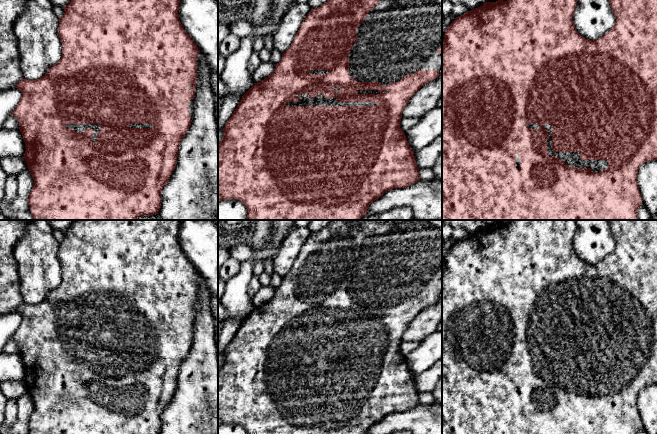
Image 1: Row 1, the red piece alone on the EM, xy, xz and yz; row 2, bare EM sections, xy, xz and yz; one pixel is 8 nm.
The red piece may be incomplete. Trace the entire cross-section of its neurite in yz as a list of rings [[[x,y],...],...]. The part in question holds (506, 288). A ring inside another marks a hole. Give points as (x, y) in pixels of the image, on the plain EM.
[[[513,220],[513,221],[512,221],[512,222],[510,222],[510,223],[509,223],[509,224],[507,224],[507,225],[503,225],[503,224],[498,224],[498,225],[497,225],[497,226],[485,226],[485,227],[484,227],[484,228],[483,228],[483,229],[482,229],[482,230],[480,230],[480,231],[478,231],[478,232],[475,232],[475,233],[473,233],[473,234],[471,234],[471,235],[467,235],[467,236],[466,236],[466,237],[465,237],[465,238],[464,238],[464,239],[461,239],[461,240],[458,240],[458,241],[456,241],[456,242],[455,242],[455,244],[454,244],[454,245],[453,245],[453,246],[452,246],[452,247],[451,247],[451,248],[450,248],[450,249],[449,249],[449,250],[448,250],[448,251],[447,251],[447,252],[446,252],[446,255],[445,255],[445,257],[444,257],[444,265],[443,265],[443,266],[442,266],[442,434],[638,434],[638,432],[639,432],[639,430],[640,430],[640,429],[641,429],[641,427],[642,427],[642,421],[641,421],[641,419],[640,419],[640,416],[639,416],[639,412],[638,412],[638,405],[637,405],[637,401],[638,401],[638,394],[639,394],[639,392],[640,392],[640,390],[641,390],[641,389],[642,389],[642,388],[643,388],[643,387],[645,387],[645,386],[648,386],[648,385],[650,385],[650,384],[657,384],[657,220],[608,220],[608,223],[609,223],[609,227],[610,227],[610,230],[611,230],[611,232],[612,232],[612,234],[613,234],[613,236],[614,236],[614,239],[615,239],[615,242],[616,242],[616,246],[615,246],[615,249],[614,249],[614,251],[613,251],[613,252],[612,252],[612,253],[611,253],[611,254],[610,254],[610,255],[609,255],[609,256],[607,256],[607,257],[606,257],[606,258],[604,258],[604,259],[603,259],[603,260],[602,260],[602,261],[600,261],[600,262],[599,262],[599,263],[596,263],[596,264],[589,264],[589,263],[586,263],[586,262],[584,262],[584,261],[583,261],[583,260],[581,260],[581,259],[580,259],[580,258],[579,258],[579,257],[578,257],[578,256],[577,256],[577,254],[576,254],[576,252],[575,252],[575,249],[574,249],[574,245],[573,245],[573,240],[574,240],[574,235],[575,235],[575,232],[576,232],[576,229],[577,229],[577,224],[576,224],[576,220]]]

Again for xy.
[[[74,220],[67,230],[64,230],[64,239],[59,241],[58,257],[62,267],[61,283],[46,296],[44,300],[37,304],[22,303],[14,311],[21,315],[21,323],[12,335],[14,341],[19,346],[19,354],[22,357],[26,375],[23,380],[33,401],[33,411],[28,422],[30,434],[160,434],[161,415],[168,407],[172,399],[178,382],[178,372],[182,362],[185,360],[192,346],[193,323],[196,316],[197,304],[197,280],[200,276],[197,269],[187,258],[179,244],[178,234],[181,220]]]

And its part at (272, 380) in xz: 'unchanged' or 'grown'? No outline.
grown

